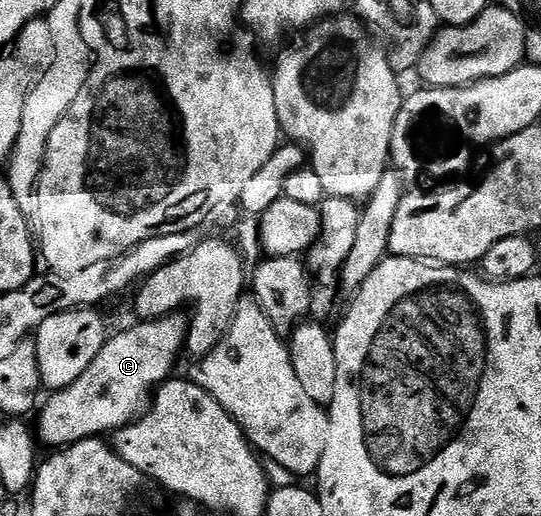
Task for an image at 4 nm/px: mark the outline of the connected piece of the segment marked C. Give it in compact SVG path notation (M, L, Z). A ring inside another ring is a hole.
M182 312L171 313L168 317L156 317L154 319L145 319L140 323L135 323L132 329L123 329L119 334L108 336L107 342L101 347L101 351L97 355L97 359L93 359L93 363L89 363L89 367L85 367L85 375L81 375L81 379L77 379L73 383L69 383L69 387L64 389L56 389L50 394L51 398L42 402L41 408L38 410L37 418L39 417L39 429L37 425L37 437L40 442L43 441L47 445L52 445L52 450L58 451L66 449L67 446L83 441L87 437L103 437L104 435L114 434L120 429L126 429L132 421L136 420L148 408L149 402L153 397L153 390L162 385L164 381L168 380L172 376L171 373L175 369L175 364L179 361L179 356L184 356L185 346L187 344L187 331L189 328L188 318L183 318Z

